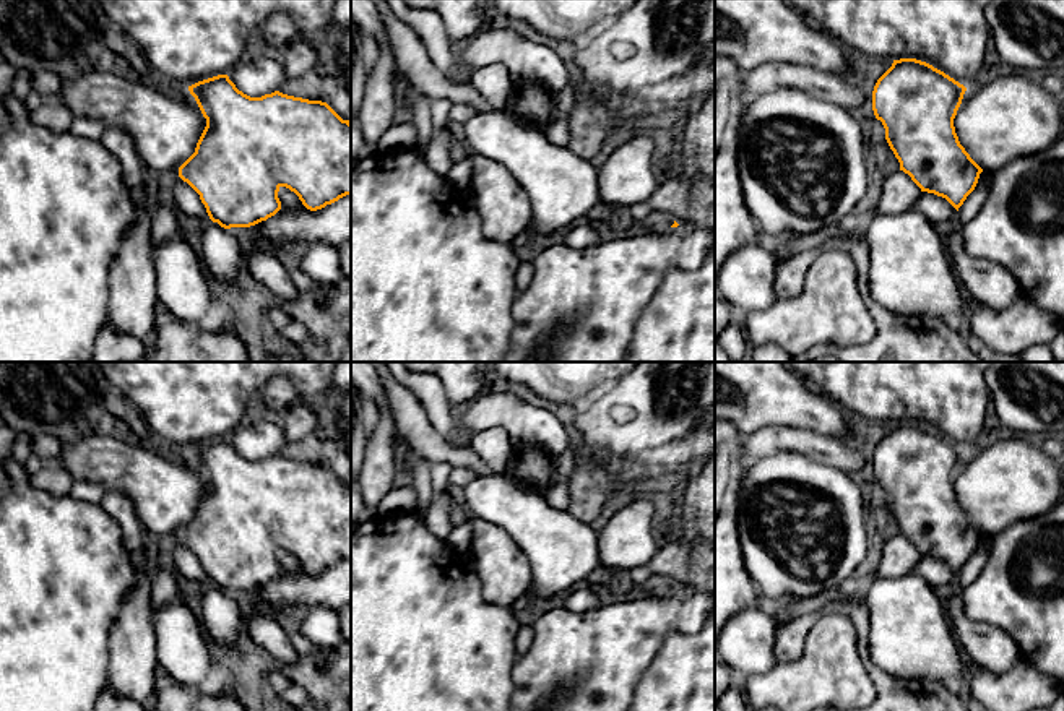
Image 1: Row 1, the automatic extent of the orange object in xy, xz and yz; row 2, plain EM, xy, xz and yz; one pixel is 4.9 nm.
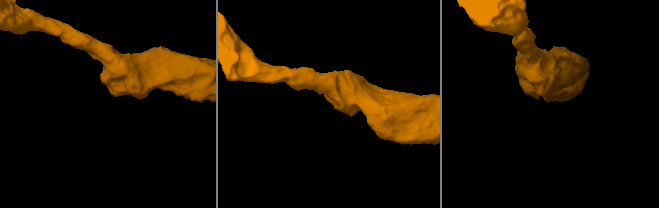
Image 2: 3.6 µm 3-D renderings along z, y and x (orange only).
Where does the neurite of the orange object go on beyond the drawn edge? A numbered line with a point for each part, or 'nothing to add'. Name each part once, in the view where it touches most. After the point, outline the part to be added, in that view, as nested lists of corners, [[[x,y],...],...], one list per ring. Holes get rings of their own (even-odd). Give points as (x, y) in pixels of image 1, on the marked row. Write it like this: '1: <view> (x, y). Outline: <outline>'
nothing to add

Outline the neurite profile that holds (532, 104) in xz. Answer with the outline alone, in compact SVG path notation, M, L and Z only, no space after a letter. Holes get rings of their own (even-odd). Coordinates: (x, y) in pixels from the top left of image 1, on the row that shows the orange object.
M531 83L515 88L515 94L504 110L521 125L534 130L549 128L556 118L557 101L552 97L552 89Z

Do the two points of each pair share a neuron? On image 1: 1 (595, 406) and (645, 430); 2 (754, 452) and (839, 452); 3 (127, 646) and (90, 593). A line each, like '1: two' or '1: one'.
1: one
2: one
3: two

